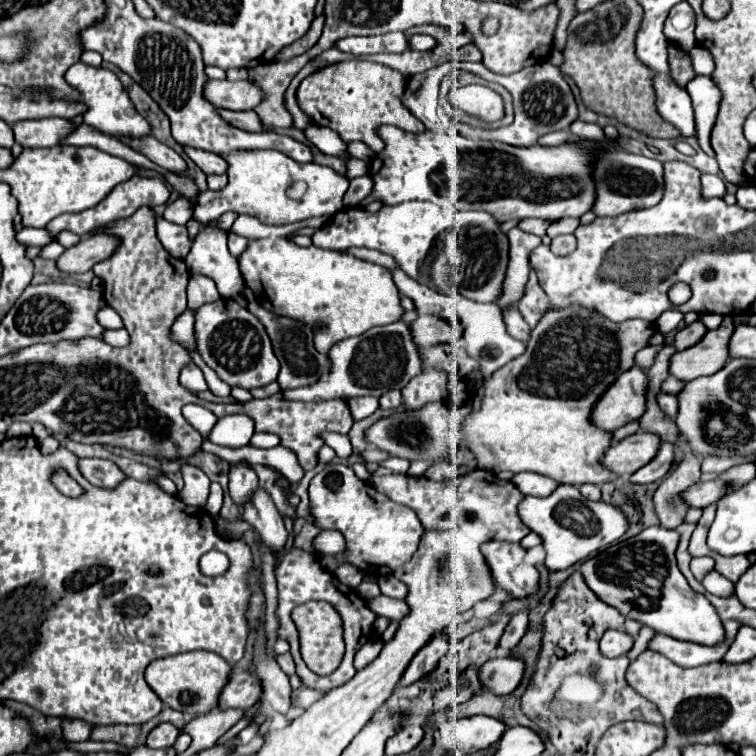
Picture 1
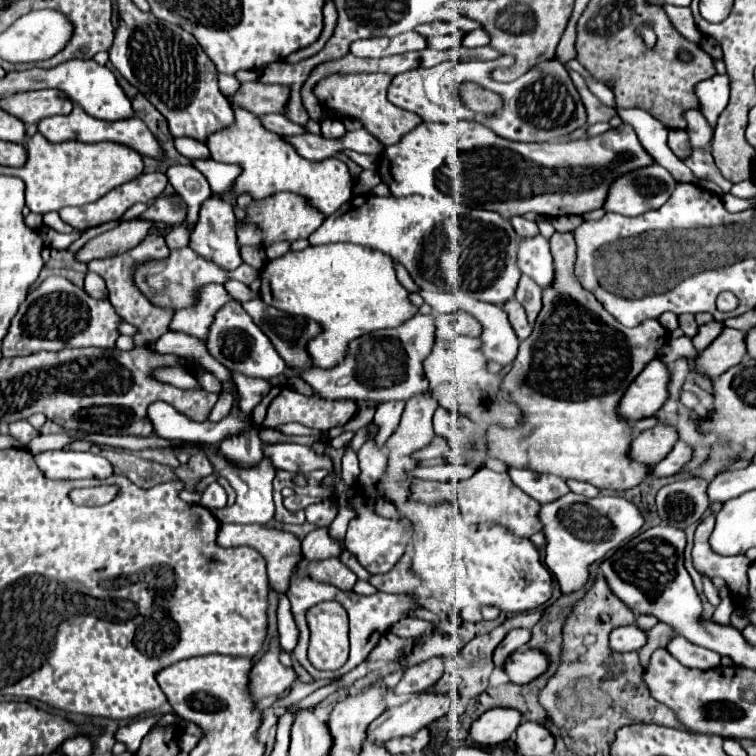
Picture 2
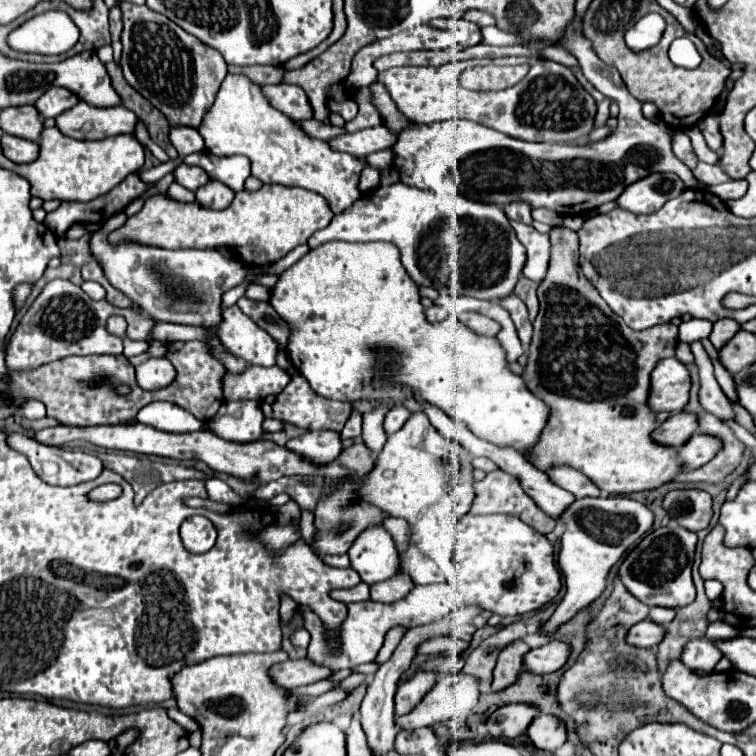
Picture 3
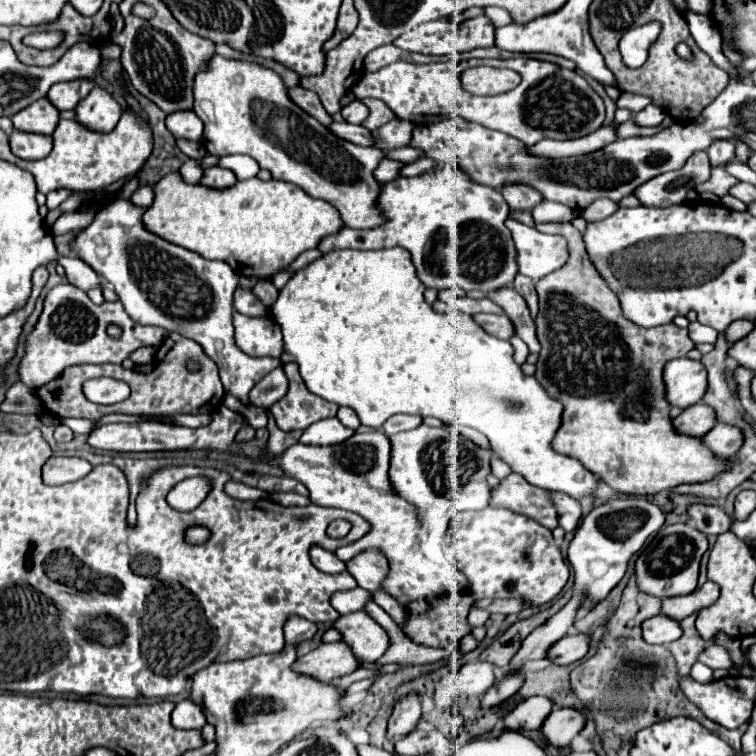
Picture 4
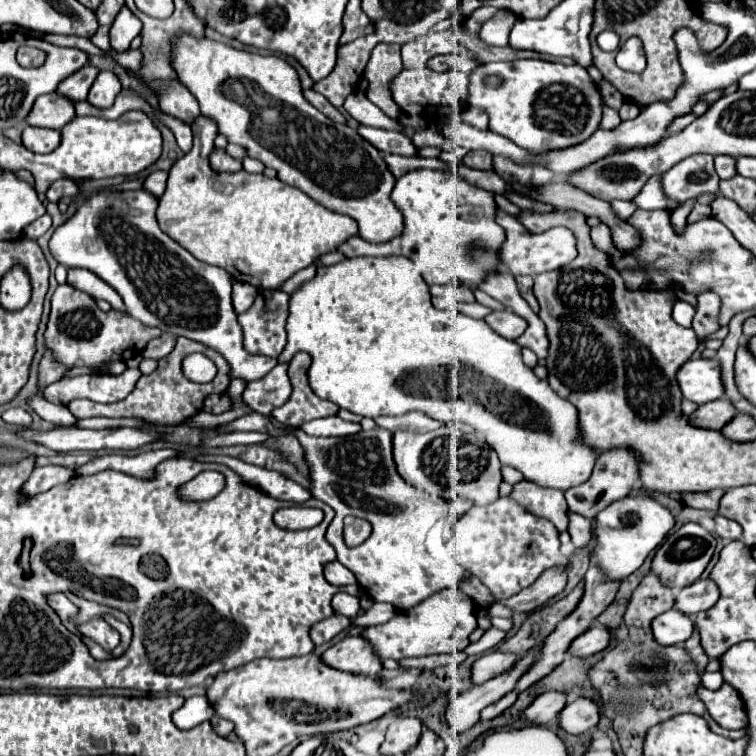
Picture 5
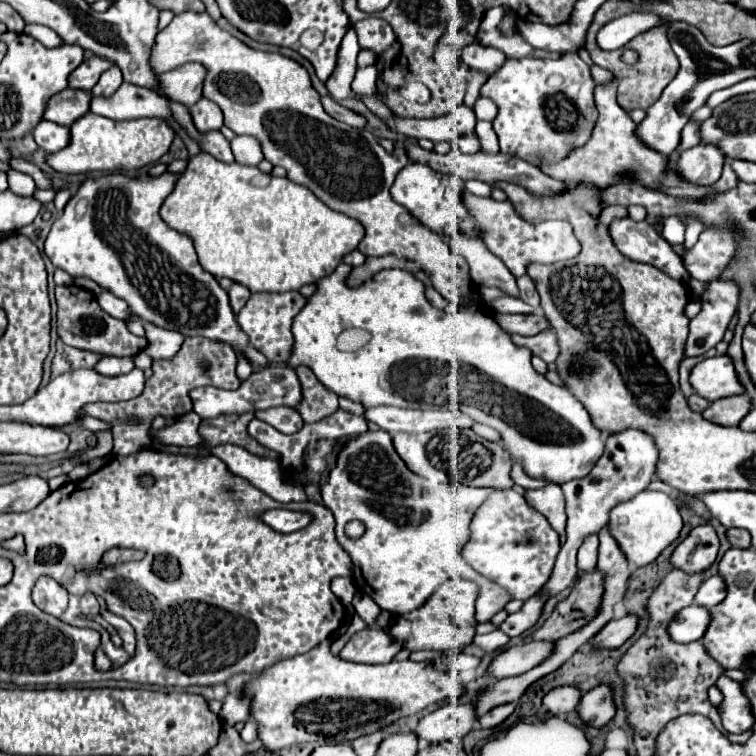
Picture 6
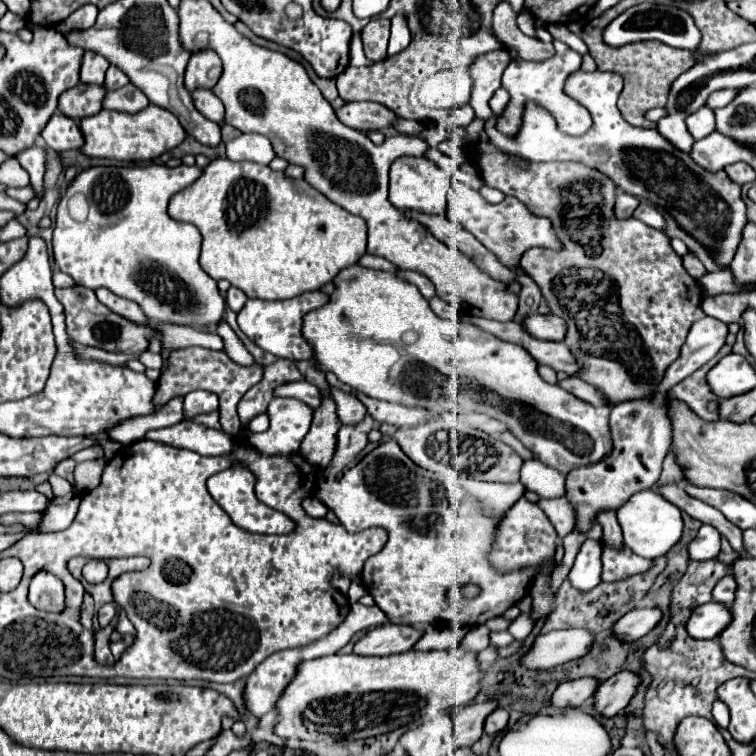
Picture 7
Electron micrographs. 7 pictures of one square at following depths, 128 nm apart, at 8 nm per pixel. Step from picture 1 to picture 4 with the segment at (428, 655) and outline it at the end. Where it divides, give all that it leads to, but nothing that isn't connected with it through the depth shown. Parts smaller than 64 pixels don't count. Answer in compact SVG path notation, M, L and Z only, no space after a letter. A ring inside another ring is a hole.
M410 694L406 698L402 698L396 706L394 712L388 720L388 738L402 738L408 732L412 732L420 720L422 712L420 712L420 696L418 694Z

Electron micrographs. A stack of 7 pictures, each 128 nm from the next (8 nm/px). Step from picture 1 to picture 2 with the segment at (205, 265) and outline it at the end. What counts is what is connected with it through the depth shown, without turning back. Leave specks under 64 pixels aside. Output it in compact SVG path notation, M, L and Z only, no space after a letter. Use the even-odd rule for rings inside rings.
M212 194L200 206L198 226L190 236L190 248L226 270L238 268L242 264L242 256L234 224L236 216L232 206ZM234 280L226 282L224 288L226 288L226 290L234 296L234 300L238 300L238 302L246 302L246 300L252 300L259 296L259 292L252 291L246 284L240 284L240 282L234 282Z

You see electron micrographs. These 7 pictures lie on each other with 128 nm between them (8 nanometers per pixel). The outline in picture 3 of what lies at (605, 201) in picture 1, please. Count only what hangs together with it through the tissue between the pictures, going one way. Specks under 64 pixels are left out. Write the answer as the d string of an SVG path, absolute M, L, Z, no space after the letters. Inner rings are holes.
M650 174L630 184L618 198L620 208L636 214L652 214L668 200L676 198L684 190L684 184L676 174Z

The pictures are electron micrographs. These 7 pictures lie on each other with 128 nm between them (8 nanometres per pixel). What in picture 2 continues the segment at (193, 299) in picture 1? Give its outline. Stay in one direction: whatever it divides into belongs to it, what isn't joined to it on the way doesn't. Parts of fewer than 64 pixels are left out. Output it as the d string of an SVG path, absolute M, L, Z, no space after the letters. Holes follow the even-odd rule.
M208 284L208 286L200 288L198 304L194 308L186 308L186 310L180 310L174 314L174 318L170 322L170 330L190 334L206 344L208 328L210 328L216 312L230 300L232 300L232 296L226 292L224 286Z

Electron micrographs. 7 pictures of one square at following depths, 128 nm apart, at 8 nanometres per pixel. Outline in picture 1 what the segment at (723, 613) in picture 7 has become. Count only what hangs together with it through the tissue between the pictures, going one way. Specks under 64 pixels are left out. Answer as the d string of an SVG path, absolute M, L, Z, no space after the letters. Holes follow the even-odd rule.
M608 630L600 640L600 652L606 658L618 658L622 654L628 654L632 646L634 646L634 638L624 630Z

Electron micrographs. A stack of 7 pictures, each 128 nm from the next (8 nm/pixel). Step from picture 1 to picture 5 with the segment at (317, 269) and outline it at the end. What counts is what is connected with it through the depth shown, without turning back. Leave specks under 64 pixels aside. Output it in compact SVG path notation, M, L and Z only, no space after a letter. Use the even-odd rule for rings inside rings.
M404 256L346 258L332 266L320 266L316 270L316 276L292 294L286 332L288 344L278 356L278 362L290 362L296 352L308 352L312 356L308 378L314 394L338 404L340 408L368 418L376 418L380 414L398 416L410 410L422 410L442 422L466 422L474 426L476 432L486 434L486 442L492 444L492 448L498 452L502 464L520 470L526 480L540 486L568 490L576 484L584 484L584 480L588 480L588 476L592 474L596 452L580 440L576 406L556 396L550 384L546 380L540 380L534 370L522 362L522 348L516 342L498 336L484 320L470 318L460 310L436 310L430 302L428 284L424 284L424 278L412 268L412 262ZM452 364L470 368L470 384L446 384L444 368ZM424 396L488 398L480 398L486 400L486 404L476 404L452 398L442 402L438 398Z

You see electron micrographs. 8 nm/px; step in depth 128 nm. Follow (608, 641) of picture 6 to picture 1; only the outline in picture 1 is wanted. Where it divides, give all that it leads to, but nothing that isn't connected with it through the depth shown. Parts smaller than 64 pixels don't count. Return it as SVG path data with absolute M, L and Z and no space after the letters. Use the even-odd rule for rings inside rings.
M500 656L488 660L480 668L480 680L492 694L510 694L520 684L526 664L514 656Z

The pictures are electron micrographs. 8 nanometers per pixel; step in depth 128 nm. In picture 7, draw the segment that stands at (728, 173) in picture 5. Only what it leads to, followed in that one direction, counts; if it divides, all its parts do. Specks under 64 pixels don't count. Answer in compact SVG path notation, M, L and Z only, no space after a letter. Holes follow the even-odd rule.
M574 72L564 84L564 92L592 114L592 128L582 136L568 136L558 130L551 114L528 102L524 106L524 120L516 136L504 136L496 132L498 116L492 116L484 130L492 144L504 148L510 154L522 156L534 162L562 162L576 160L590 168L608 174L624 192L650 200L652 204L670 212L674 222L694 240L698 240L714 258L720 268L728 268L742 238L746 224L746 204L742 200L740 186L732 182L726 172L708 172L696 168L690 154L672 146L658 130L634 128L622 120L616 100L623 89L623 78L614 72Z

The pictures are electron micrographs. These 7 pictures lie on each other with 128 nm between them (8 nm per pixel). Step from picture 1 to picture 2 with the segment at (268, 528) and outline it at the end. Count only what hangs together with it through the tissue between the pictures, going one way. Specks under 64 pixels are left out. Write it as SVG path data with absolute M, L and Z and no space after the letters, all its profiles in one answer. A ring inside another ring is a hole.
M182 444L180 448L176 448L176 458L184 464L192 452L204 452L206 458L212 462L212 468L214 468L214 474L212 478L226 478L232 488L236 490L238 498L236 498L236 504L234 506L228 506L224 508L222 512L214 512L216 520L220 520L222 524L226 522L234 522L234 524L268 524L272 518L274 518L274 502L272 502L272 480L276 476L276 468L272 466L272 462L268 458L262 458L260 464L256 464L256 468L238 468L236 464L232 464L230 460L224 460L224 456L220 456L218 450L214 450L212 444Z

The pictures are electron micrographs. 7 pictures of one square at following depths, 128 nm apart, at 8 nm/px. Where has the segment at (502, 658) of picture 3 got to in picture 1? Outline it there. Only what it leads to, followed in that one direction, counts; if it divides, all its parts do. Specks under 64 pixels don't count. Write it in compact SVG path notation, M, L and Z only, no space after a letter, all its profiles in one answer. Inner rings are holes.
M522 610L518 614L512 616L510 624L506 626L502 638L500 638L500 644L498 644L498 650L500 652L512 652L514 646L522 640L522 636L526 634L528 630L528 610Z

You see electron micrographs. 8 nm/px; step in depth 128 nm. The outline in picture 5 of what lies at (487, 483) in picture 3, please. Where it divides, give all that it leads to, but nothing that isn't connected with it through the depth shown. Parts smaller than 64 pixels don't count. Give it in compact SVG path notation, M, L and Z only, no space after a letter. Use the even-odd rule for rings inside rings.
M528 480L514 486L512 498L522 504L534 516L550 520L560 532L568 528L568 504L564 492L552 488L540 488Z

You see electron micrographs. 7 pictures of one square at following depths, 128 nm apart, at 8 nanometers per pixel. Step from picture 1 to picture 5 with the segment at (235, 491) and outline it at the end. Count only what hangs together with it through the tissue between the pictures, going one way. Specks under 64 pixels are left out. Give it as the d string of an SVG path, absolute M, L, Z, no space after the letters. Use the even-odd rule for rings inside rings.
M106 190L90 194L76 212L60 224L50 238L50 252L58 260L58 264L66 268L84 268L94 272L106 284L110 284L124 300L128 314L142 324L150 324L160 328L162 332L174 336L186 336L190 340L202 342L214 350L218 350L228 364L232 366L232 378L244 378L248 382L260 380L266 372L270 372L278 360L268 356L256 356L244 350L242 346L242 328L236 320L236 312L232 308L232 278L228 272L216 266L208 266L194 258L186 248L182 248L176 240L160 230L156 224L156 196L148 190L124 192L124 190Z

